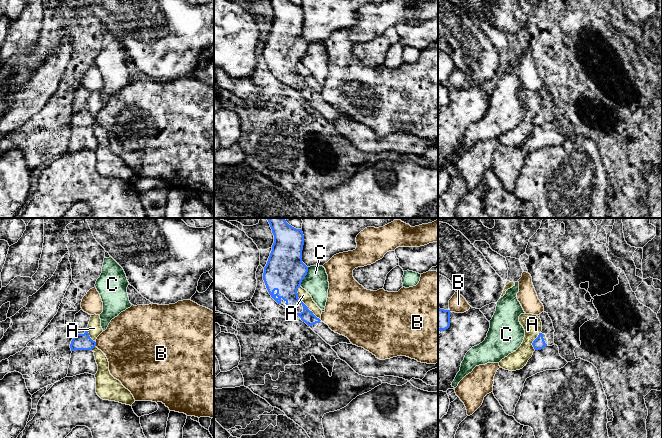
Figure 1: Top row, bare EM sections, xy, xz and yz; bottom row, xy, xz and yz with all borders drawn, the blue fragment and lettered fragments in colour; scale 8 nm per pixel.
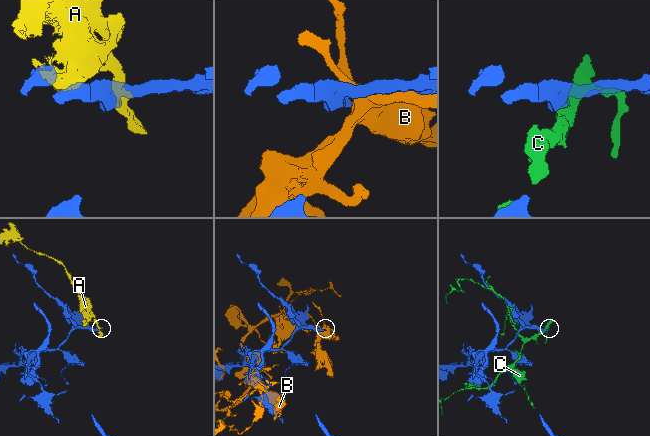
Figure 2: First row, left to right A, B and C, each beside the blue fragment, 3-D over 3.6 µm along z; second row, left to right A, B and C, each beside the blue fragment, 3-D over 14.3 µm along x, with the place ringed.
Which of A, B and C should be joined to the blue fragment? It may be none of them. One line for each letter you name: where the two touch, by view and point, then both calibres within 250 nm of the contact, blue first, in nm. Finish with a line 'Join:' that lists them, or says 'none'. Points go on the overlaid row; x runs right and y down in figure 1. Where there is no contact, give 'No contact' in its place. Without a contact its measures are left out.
Join: none

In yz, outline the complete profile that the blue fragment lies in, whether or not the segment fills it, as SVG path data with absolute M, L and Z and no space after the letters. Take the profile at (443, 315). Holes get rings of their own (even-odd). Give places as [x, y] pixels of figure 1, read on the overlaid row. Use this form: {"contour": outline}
{"contour": "M438 308L438 330L443 331L450 326L450 310Z"}

